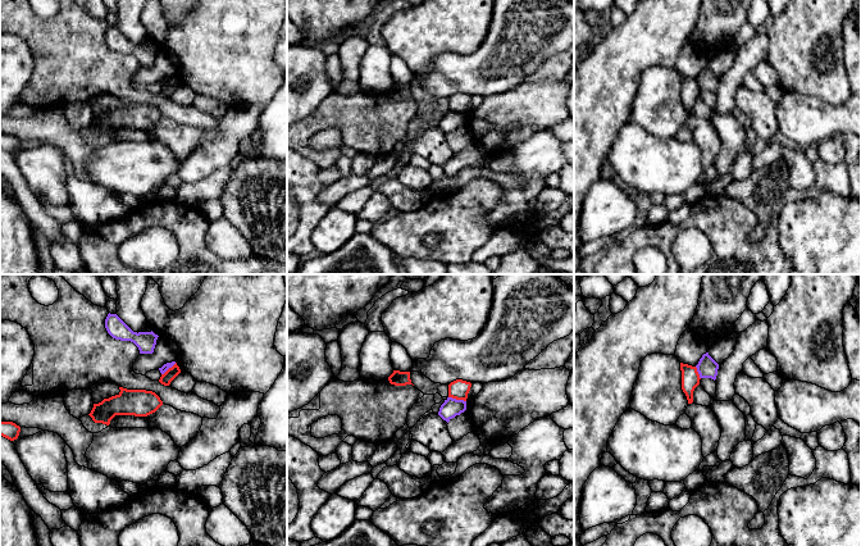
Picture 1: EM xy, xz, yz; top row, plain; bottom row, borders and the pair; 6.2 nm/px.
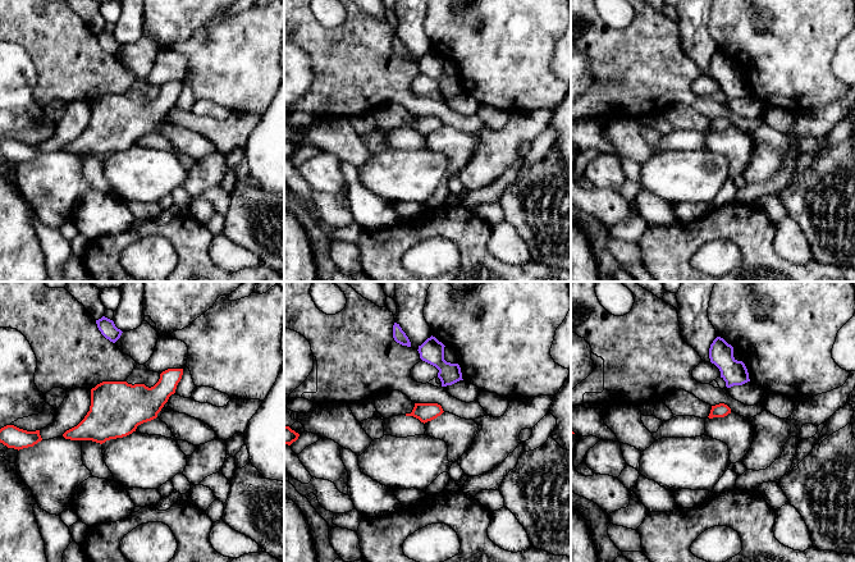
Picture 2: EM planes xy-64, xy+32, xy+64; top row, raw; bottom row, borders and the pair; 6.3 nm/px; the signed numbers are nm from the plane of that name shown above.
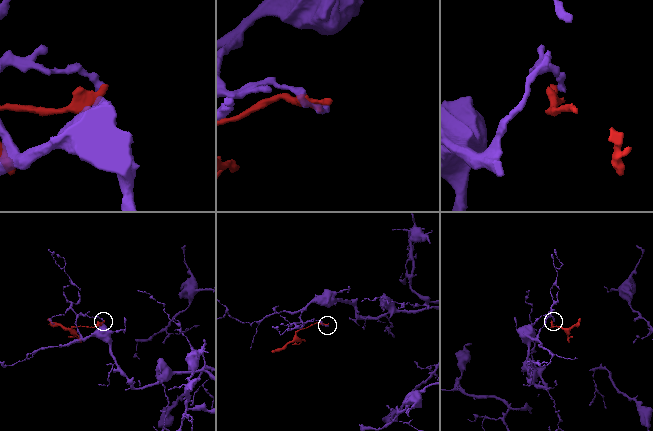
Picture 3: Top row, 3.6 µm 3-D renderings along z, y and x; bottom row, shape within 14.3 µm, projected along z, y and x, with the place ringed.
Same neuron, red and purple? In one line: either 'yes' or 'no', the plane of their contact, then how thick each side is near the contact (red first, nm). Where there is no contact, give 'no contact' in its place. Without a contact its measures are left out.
no; meets red in xz; 120 nm thick on the red side, 120 nm on the other

